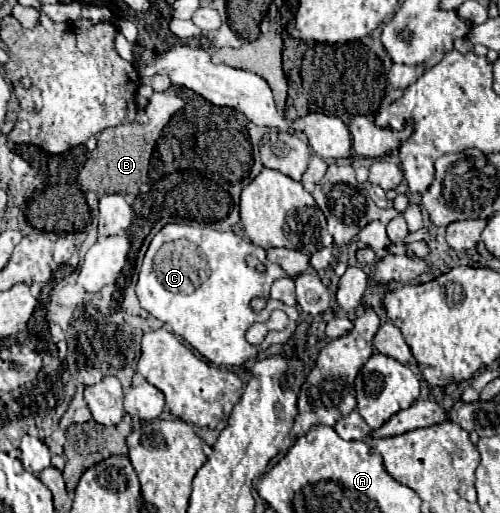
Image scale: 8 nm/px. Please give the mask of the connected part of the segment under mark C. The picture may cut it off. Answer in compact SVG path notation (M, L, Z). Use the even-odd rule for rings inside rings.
M246 176L228 188L233 199L230 212L224 220L210 224L214 228L198 222L166 224L152 238L136 284L136 294L144 310L148 310L154 318L162 320L164 324L168 324L168 328L176 336L180 336L192 348L196 348L208 362L226 368L240 366L252 356L266 350L268 346L286 342L294 334L298 320L298 312L294 306L286 306L270 298L272 282L276 278L286 276L286 272L278 264L266 260L264 248L252 244L250 240L244 240L234 232L218 232L218 230L230 230L240 220L238 206L234 204L238 205L243 188L251 182L250 177ZM248 254L256 256L264 264L264 272L250 268L246 264ZM254 298L266 298L268 300L266 308L254 312L250 308L250 302ZM276 308L288 314L288 326L280 332L268 332L260 346L252 346L250 342L246 342L244 338L246 330L256 322L268 322L270 314Z

